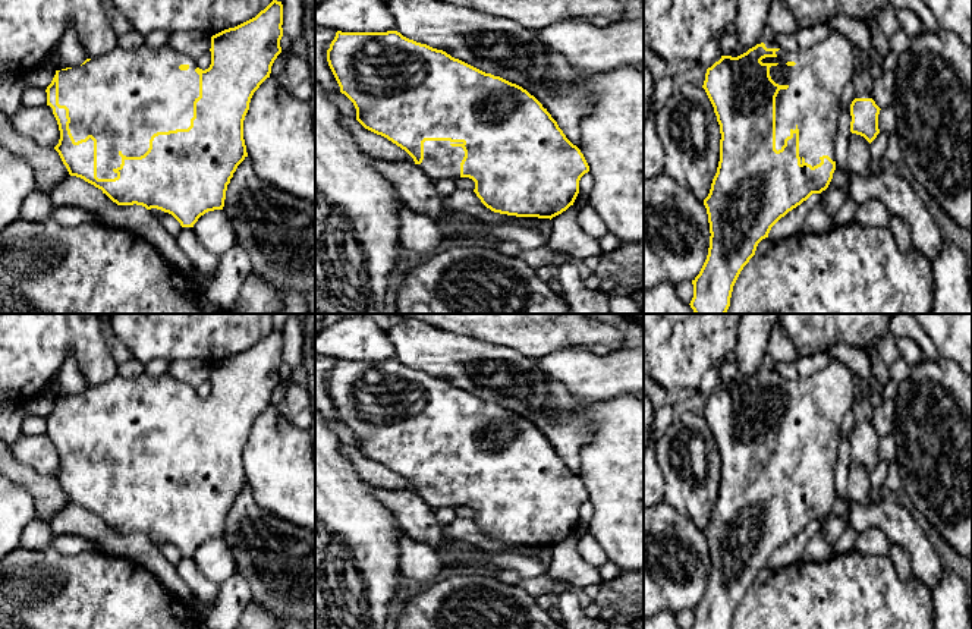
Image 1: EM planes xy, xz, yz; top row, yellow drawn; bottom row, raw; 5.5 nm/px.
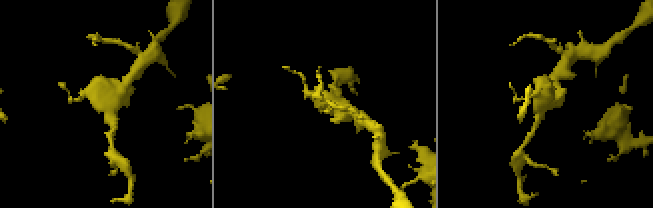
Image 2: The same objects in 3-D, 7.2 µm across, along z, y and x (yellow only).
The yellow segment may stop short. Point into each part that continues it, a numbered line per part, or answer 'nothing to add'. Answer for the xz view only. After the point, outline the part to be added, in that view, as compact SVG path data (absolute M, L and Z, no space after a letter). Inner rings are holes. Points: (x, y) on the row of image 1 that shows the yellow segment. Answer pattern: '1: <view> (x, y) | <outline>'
1: xz (442, 160) | M425 141L424 160L416 166L434 182L447 177L460 177L460 163L465 157L462 144L463 142Z

